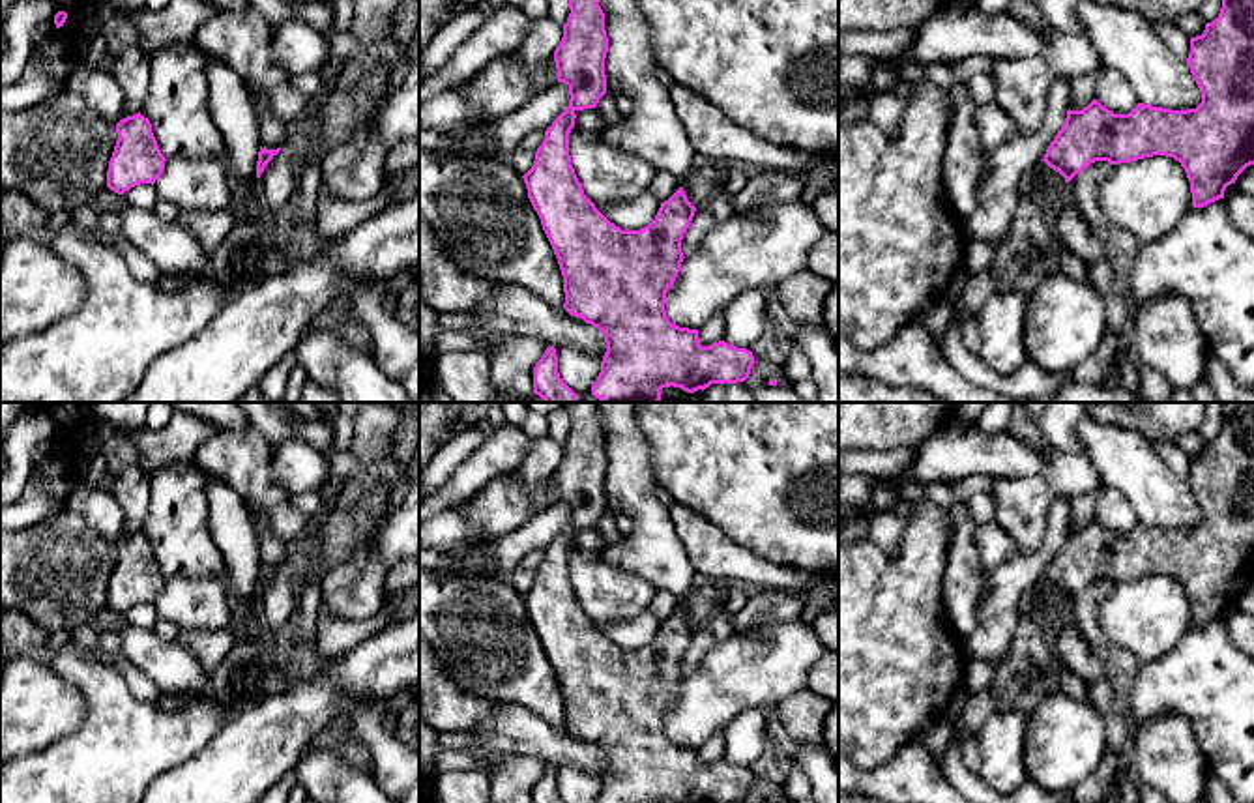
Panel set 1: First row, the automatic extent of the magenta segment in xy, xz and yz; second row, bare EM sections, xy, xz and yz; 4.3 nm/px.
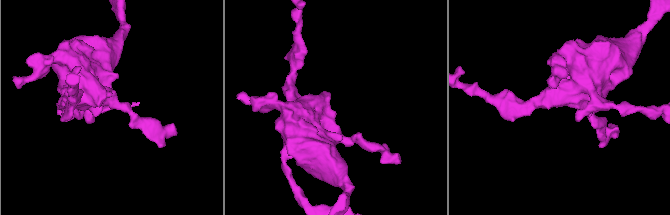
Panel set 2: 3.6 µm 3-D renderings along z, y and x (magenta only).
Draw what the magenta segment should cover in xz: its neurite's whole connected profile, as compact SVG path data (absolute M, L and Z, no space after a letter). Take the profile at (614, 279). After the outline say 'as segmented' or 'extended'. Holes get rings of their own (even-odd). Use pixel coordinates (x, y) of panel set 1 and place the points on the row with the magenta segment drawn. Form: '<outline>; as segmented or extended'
M569 0L569 9L563 37L554 51L558 82L569 86L569 107L545 131L533 167L522 178L563 275L563 309L605 335L606 352L591 395L601 402L659 402L661 389L670 386L694 393L711 384L745 382L754 365L751 350L724 341L702 346L698 329L672 324L664 311L666 292L685 258L681 240L696 212L683 187L661 202L655 219L640 230L621 230L584 195L571 165L569 133L575 112L595 109L606 94L608 37L599 0Z; as segmented

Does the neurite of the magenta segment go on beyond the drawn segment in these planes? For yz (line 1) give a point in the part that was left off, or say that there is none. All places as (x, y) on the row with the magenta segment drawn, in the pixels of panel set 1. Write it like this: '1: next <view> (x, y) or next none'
1: next none

